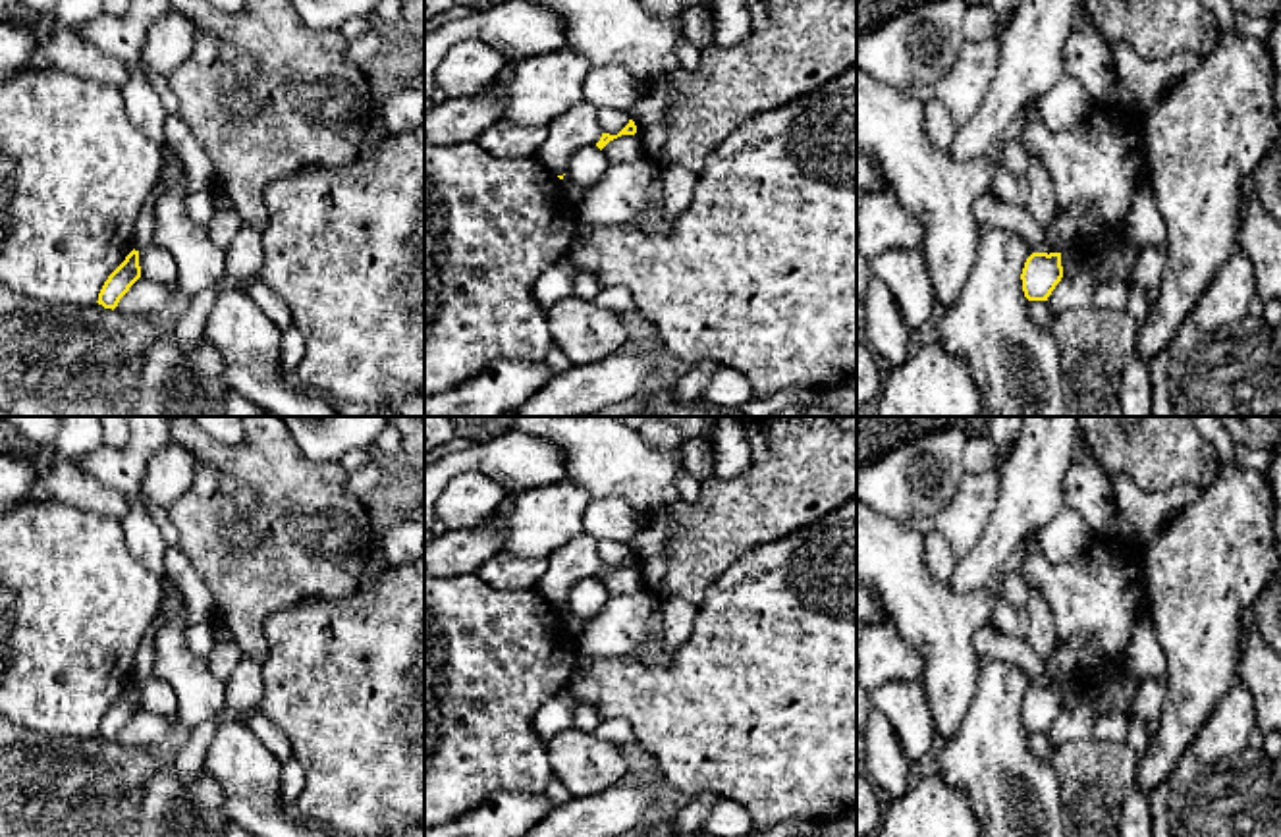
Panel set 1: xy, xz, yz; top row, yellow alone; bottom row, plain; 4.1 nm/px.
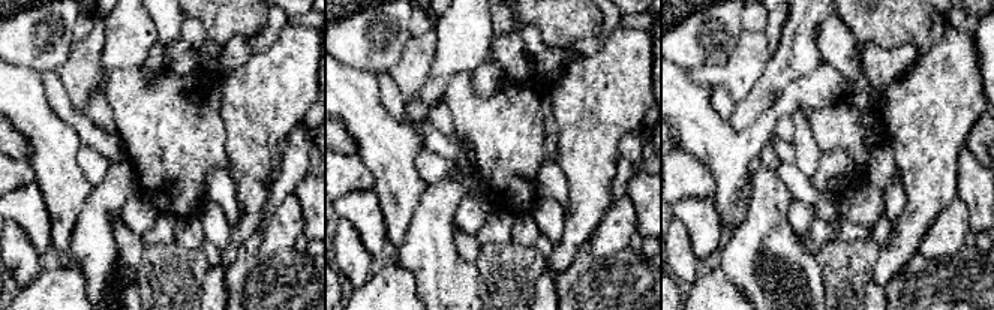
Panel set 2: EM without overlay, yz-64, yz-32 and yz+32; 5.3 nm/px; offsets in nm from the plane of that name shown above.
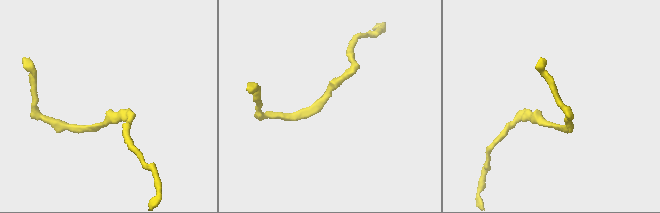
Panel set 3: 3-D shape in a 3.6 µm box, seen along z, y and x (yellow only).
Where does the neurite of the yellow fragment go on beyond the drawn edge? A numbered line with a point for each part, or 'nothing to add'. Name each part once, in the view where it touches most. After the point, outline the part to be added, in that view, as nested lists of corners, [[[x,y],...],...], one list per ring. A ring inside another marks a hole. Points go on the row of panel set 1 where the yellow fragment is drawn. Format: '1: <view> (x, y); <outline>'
nothing to add

